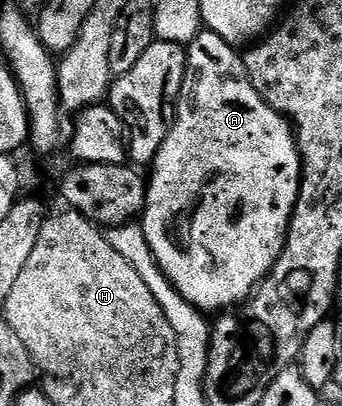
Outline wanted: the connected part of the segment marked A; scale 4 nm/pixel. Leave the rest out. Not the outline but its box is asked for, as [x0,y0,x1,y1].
[141,32,303,312]

